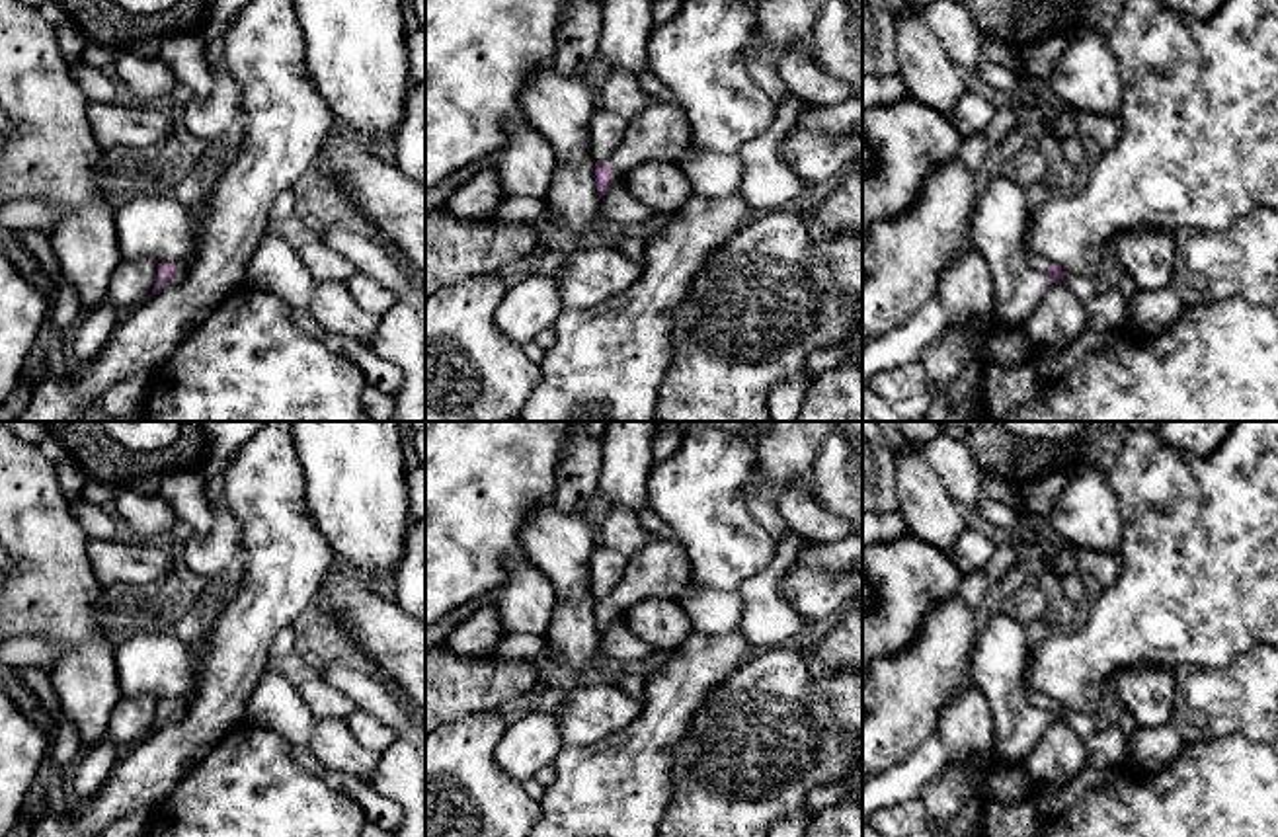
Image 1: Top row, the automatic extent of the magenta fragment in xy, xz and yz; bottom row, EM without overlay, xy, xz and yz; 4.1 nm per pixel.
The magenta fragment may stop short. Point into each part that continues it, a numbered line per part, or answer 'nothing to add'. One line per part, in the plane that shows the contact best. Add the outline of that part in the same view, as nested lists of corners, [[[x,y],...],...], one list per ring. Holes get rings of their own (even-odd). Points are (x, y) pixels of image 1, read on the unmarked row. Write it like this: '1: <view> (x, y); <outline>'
1: xz (660, 570); [[[652,535],[644,548],[628,558],[622,579],[605,601],[622,615],[642,599],[679,601],[689,583],[685,548],[675,540]]]

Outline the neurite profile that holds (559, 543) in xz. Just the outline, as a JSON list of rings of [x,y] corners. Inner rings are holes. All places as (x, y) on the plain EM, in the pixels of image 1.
[[[556,494],[525,517],[519,542],[527,560],[552,581],[558,595],[591,593],[593,535],[583,513],[556,507]]]

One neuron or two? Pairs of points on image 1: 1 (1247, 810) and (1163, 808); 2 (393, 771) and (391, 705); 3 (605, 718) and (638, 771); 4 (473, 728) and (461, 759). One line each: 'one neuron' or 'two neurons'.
1: one neuron
2: one neuron
3: two neurons
4: one neuron

